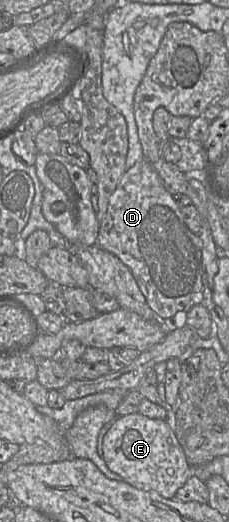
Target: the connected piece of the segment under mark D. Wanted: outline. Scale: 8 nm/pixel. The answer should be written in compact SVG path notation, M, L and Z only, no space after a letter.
M146 159L137 162L133 167L126 170L121 177L115 191L109 199L106 214L99 224L97 244L104 250L118 257L131 271L149 307L162 320L172 320L178 312L188 312L194 305L202 303L203 291L203 260L202 241L199 235L192 233L185 224L181 207L175 197L164 187L156 168Z

